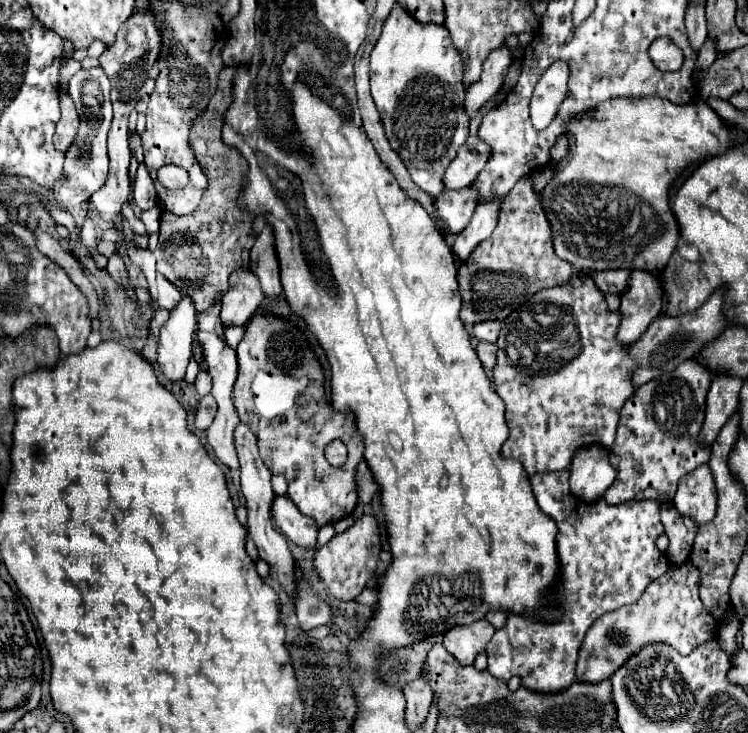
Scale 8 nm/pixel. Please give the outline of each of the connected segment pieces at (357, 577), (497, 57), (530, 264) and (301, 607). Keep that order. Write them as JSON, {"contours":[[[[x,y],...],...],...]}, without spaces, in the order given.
{"contours":[[[[364,515],[364,517],[356,519],[356,523],[352,527],[348,527],[344,533],[334,535],[322,549],[316,551],[314,571],[318,573],[320,581],[326,585],[326,591],[332,597],[336,597],[340,601],[352,601],[374,579],[378,555],[380,555],[378,525],[372,515]]],[[[502,45],[500,49],[492,51],[492,55],[488,55],[488,59],[484,61],[484,69],[482,69],[480,79],[466,87],[464,111],[470,119],[476,117],[476,113],[482,109],[482,105],[486,105],[488,99],[500,91],[502,79],[508,71],[510,61],[512,59],[510,59],[510,51],[506,45]]],[[[522,177],[500,203],[498,225],[492,235],[458,269],[458,291],[462,297],[460,319],[466,327],[492,319],[502,321],[536,291],[568,283],[572,271],[568,263],[556,257],[548,219],[540,207],[540,195],[532,189],[532,181]]],[[[300,583],[300,595],[296,595],[296,615],[300,629],[304,631],[332,621],[330,607],[318,595],[314,595],[306,583]]]]}

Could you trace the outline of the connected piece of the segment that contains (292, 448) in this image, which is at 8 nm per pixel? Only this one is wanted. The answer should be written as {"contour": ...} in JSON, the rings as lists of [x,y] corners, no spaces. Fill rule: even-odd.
{"contour":[[[254,315],[248,325],[244,339],[240,341],[238,349],[238,379],[234,383],[234,407],[242,423],[246,423],[258,437],[258,449],[262,461],[268,465],[272,475],[284,475],[288,481],[288,497],[294,505],[306,515],[316,521],[318,527],[328,523],[336,523],[348,517],[358,501],[356,495],[356,465],[362,461],[364,443],[360,443],[360,435],[352,427],[352,415],[344,415],[332,411],[324,395],[324,375],[316,355],[308,349],[304,335],[294,329],[294,325],[272,317],[272,315]],[[334,439],[340,439],[348,447],[348,461],[342,467],[332,467],[326,457],[324,449]]]}

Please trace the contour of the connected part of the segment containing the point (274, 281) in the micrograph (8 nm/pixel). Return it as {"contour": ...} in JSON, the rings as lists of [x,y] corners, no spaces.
{"contour":[[[264,227],[264,231],[258,235],[250,251],[250,269],[260,279],[264,297],[270,297],[270,299],[282,297],[280,269],[276,263],[276,253],[272,251],[272,231],[268,231],[268,227]]]}

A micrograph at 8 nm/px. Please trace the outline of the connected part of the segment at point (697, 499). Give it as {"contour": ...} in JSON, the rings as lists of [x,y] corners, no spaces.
{"contour":[[[700,465],[684,475],[672,503],[682,515],[696,521],[696,525],[710,523],[712,515],[716,515],[716,487],[710,467]]]}

